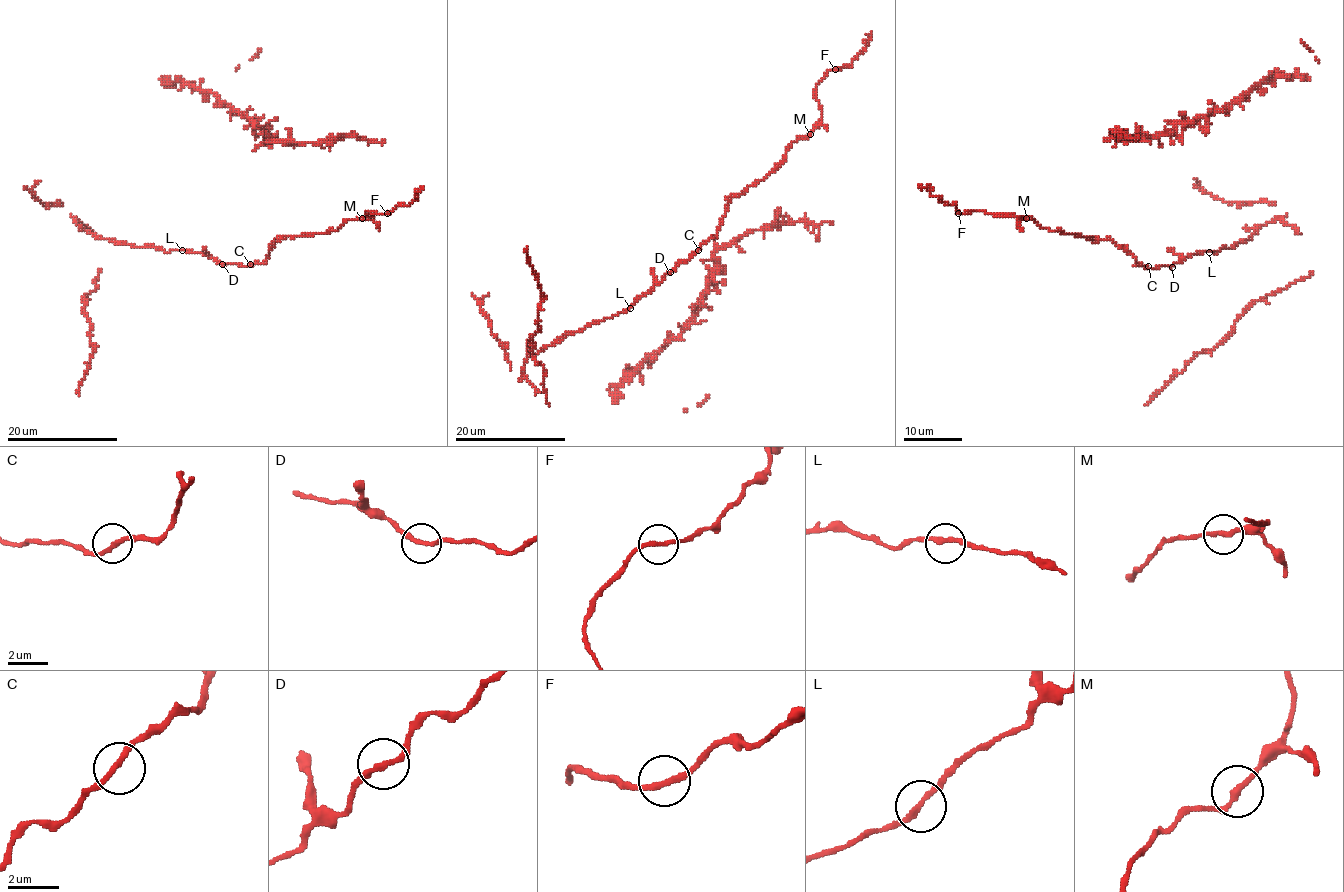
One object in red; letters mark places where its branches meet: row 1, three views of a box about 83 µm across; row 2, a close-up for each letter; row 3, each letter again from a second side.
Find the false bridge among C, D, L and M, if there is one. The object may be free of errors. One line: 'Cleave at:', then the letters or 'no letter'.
Cleave at: no letter

